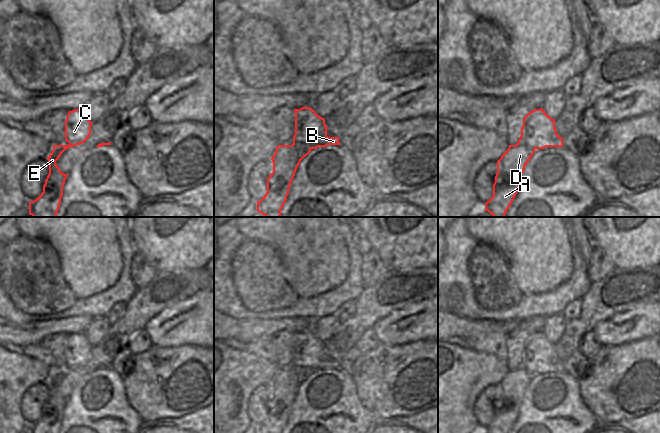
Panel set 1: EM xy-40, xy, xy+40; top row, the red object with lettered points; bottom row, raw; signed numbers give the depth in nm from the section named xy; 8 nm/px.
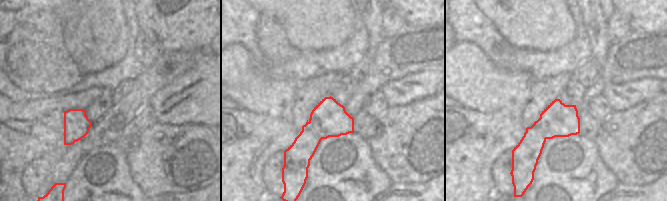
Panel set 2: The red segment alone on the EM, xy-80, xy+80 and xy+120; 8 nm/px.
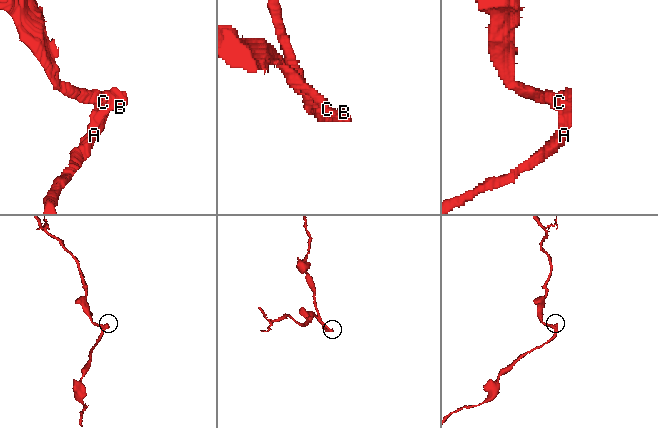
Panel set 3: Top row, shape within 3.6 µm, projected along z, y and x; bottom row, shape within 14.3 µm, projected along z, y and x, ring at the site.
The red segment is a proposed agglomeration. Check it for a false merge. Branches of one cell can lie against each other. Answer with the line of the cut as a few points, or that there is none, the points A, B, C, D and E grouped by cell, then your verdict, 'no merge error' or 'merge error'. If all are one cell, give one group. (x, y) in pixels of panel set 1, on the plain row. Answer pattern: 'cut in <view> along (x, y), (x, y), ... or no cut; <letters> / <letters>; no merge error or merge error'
cut in xy+40 along (521, 358), (526, 358), (528, 360), (527, 365), (535, 372); A D E / B C; merge error

